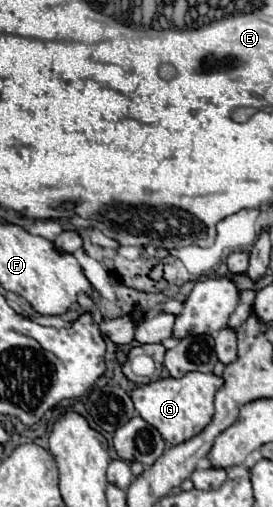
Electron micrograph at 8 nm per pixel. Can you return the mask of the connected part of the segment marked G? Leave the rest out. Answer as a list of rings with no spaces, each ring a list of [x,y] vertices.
[[[185,373],[185,377],[173,379],[165,377],[159,381],[153,381],[149,385],[137,385],[131,391],[131,399],[135,403],[135,409],[139,415],[159,429],[165,441],[169,443],[183,443],[197,433],[201,433],[211,417],[213,417],[213,397],[221,389],[223,377],[217,377],[213,373]]]

